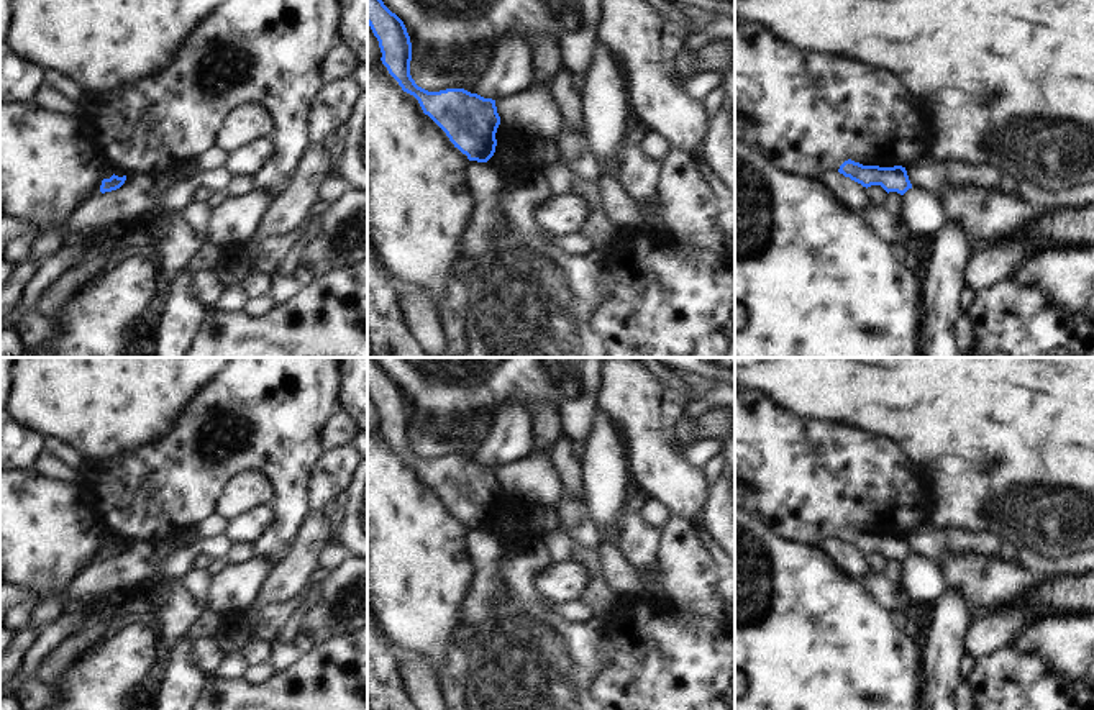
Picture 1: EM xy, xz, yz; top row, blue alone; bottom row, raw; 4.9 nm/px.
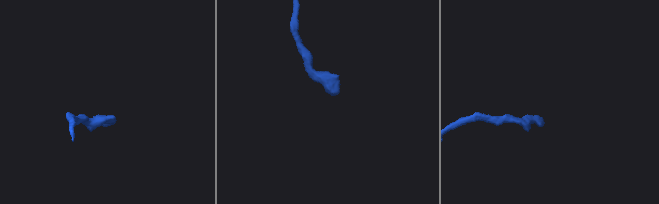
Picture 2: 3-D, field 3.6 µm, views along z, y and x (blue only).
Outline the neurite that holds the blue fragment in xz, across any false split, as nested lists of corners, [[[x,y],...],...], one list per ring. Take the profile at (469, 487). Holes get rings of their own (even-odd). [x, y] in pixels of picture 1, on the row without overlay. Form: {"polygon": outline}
{"polygon": [[[367,357],[367,392],[379,408],[382,431],[403,459],[413,462],[428,482],[469,528],[487,530],[497,513],[500,492],[495,467],[464,456],[428,459],[410,443],[412,410],[403,389]]]}

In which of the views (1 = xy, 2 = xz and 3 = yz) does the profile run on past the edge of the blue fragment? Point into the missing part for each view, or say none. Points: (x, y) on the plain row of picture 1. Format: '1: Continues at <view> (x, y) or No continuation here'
1: No continuation here
2: No continuation here
3: No continuation here

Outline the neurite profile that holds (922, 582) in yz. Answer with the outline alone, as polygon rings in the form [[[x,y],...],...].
[[[915,554],[902,562],[902,580],[899,585],[919,605],[935,607],[946,594],[937,564]]]

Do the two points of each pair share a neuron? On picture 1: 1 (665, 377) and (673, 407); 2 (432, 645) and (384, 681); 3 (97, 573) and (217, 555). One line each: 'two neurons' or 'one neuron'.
1: one neuron
2: two neurons
3: one neuron

